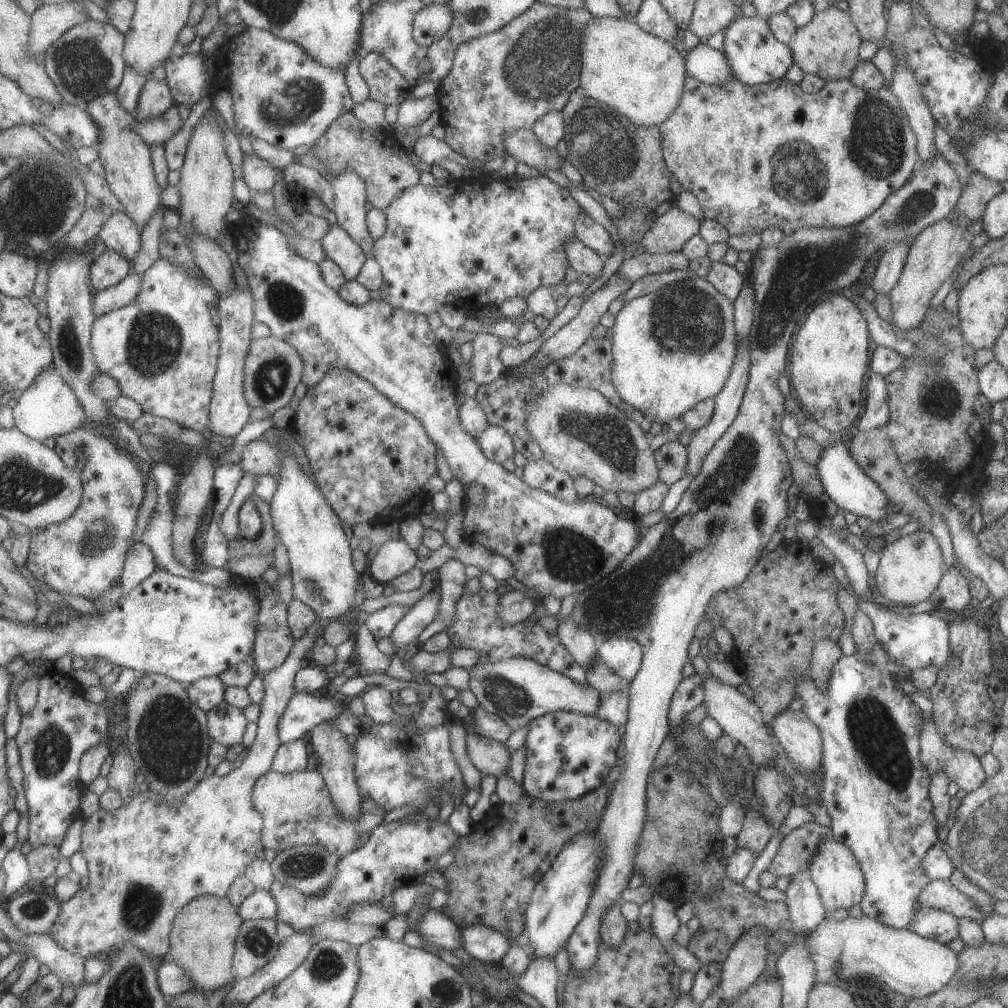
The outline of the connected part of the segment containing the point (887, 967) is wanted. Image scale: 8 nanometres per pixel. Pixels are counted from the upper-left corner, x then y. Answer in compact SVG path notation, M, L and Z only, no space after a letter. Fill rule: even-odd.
M866 914L860 918L826 916L826 919L816 926L814 932L802 938L802 944L810 950L814 962L814 984L844 986L846 980L856 978L878 981L909 1001L941 992L958 972L958 955L934 938L885 926Z

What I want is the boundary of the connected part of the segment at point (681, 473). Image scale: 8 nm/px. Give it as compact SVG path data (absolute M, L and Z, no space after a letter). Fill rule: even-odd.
M673 441L653 452L659 472L659 481L669 487L687 474L688 450L680 442Z

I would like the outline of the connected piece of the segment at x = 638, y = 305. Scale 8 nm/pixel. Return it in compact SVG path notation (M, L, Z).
M696 275L672 282L649 294L634 298L616 316L612 333L612 384L620 398L652 422L668 427L668 421L682 418L690 408L706 398L716 397L734 367L736 355L735 308L709 284Z

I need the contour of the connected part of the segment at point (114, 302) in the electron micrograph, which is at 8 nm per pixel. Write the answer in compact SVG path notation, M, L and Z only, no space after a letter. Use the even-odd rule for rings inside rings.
M133 271L131 276L128 276L128 279L121 284L107 290L97 291L96 300L94 300L96 316L105 316L136 302L142 292L142 286L144 286L144 274L136 274Z

